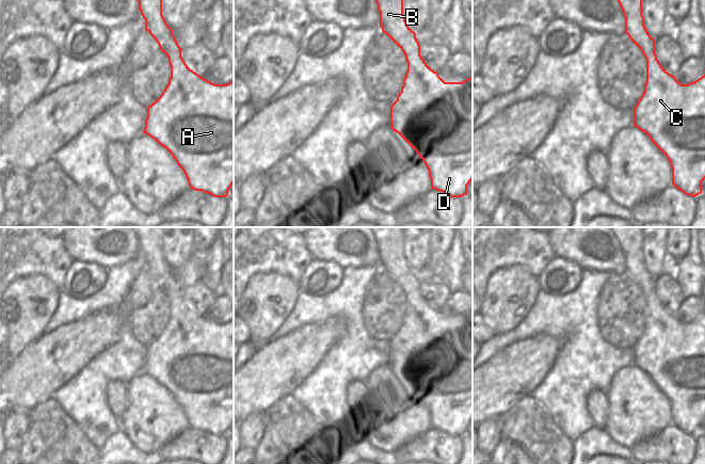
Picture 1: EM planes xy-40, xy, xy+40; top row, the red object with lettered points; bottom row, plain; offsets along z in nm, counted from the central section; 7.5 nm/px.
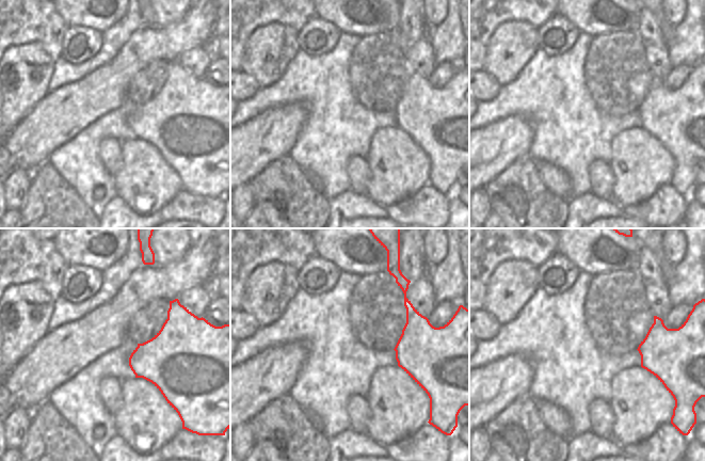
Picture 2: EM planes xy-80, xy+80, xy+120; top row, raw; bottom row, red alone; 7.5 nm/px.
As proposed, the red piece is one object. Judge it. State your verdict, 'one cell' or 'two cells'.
one cell

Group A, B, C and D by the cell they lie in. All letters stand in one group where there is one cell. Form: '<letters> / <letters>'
A B C D

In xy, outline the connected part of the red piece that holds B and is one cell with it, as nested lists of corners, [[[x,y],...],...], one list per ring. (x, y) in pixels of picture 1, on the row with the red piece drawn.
[[[375,0],[380,13],[380,26],[404,53],[407,70],[401,92],[390,107],[390,129],[396,131],[424,162],[431,189],[451,197],[467,195],[467,186],[472,181],[472,76],[462,82],[445,82],[420,55],[416,33],[407,26],[403,15],[403,0]]]

